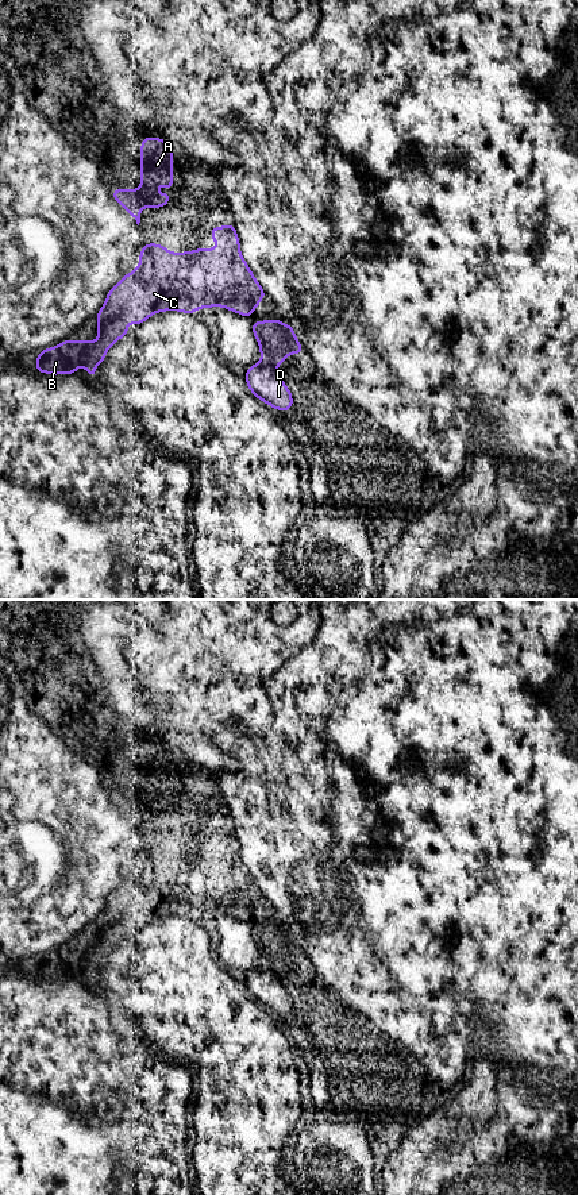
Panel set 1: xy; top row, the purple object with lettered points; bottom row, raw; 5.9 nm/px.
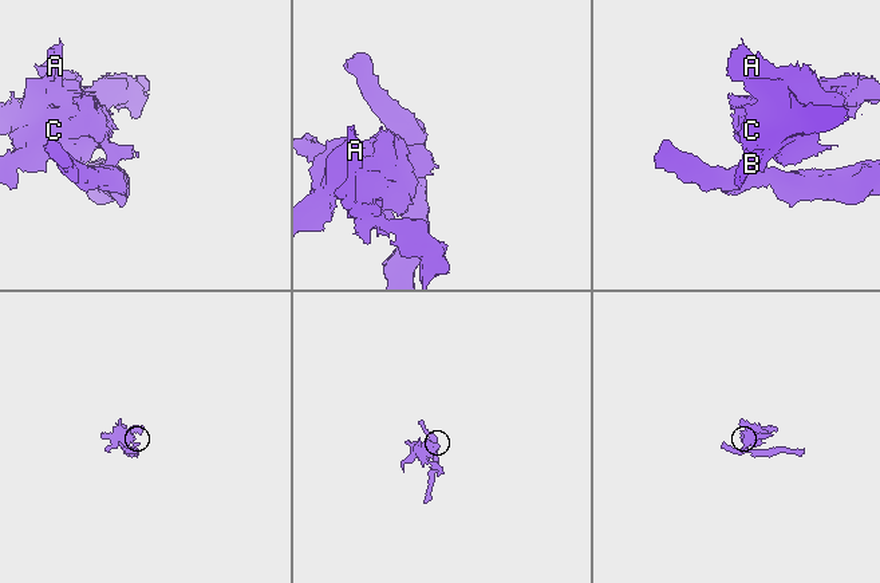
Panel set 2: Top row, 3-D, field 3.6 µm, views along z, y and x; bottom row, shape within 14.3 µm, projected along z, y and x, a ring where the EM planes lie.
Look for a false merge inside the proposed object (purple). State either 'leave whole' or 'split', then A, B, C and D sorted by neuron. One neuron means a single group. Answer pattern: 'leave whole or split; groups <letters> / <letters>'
split; groups A B C / D

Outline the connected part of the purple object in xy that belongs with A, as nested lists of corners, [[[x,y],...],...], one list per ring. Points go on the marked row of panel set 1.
[[[144,136],[140,143],[140,188],[115,189],[112,197],[140,223],[142,208],[170,204],[173,188],[173,144],[161,138]]]

